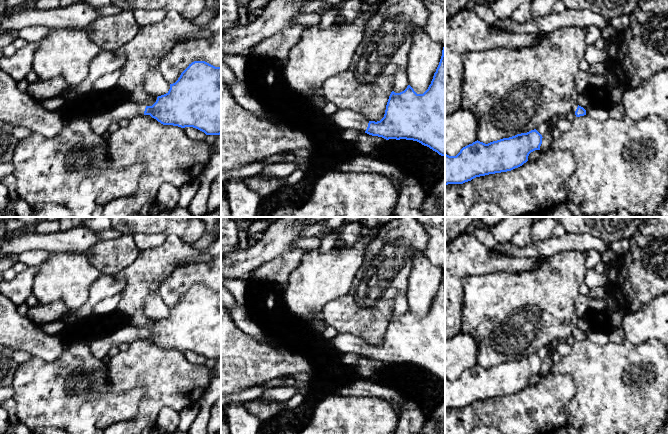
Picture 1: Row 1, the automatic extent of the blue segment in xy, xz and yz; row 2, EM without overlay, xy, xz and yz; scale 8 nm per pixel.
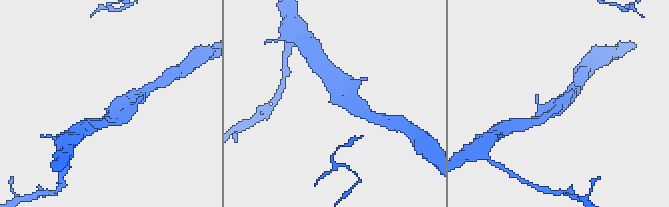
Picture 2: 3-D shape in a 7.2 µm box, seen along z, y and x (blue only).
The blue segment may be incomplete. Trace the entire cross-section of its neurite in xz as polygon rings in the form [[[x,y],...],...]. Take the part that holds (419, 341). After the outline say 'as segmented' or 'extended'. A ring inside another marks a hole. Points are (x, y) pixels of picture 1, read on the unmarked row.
[[[445,271],[431,308],[423,318],[417,318],[408,309],[400,316],[391,316],[384,341],[380,345],[369,345],[354,335],[336,335],[328,339],[332,349],[339,354],[357,353],[365,357],[389,363],[413,364],[429,371],[441,380],[445,380]]]; extended

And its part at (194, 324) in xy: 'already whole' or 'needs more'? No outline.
needs more

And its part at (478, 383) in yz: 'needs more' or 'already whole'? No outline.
already whole

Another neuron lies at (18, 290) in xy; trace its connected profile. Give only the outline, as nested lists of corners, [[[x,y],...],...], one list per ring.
[[[28,267],[26,270],[17,273],[11,281],[0,282],[0,291],[8,297],[16,306],[25,303],[33,293],[33,279],[38,267]]]

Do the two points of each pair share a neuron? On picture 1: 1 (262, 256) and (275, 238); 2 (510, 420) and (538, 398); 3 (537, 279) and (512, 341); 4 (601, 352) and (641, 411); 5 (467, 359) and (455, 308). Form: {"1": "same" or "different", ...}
{"1": "same", "2": "same", "3": "same", "4": "same", "5": "different"}

